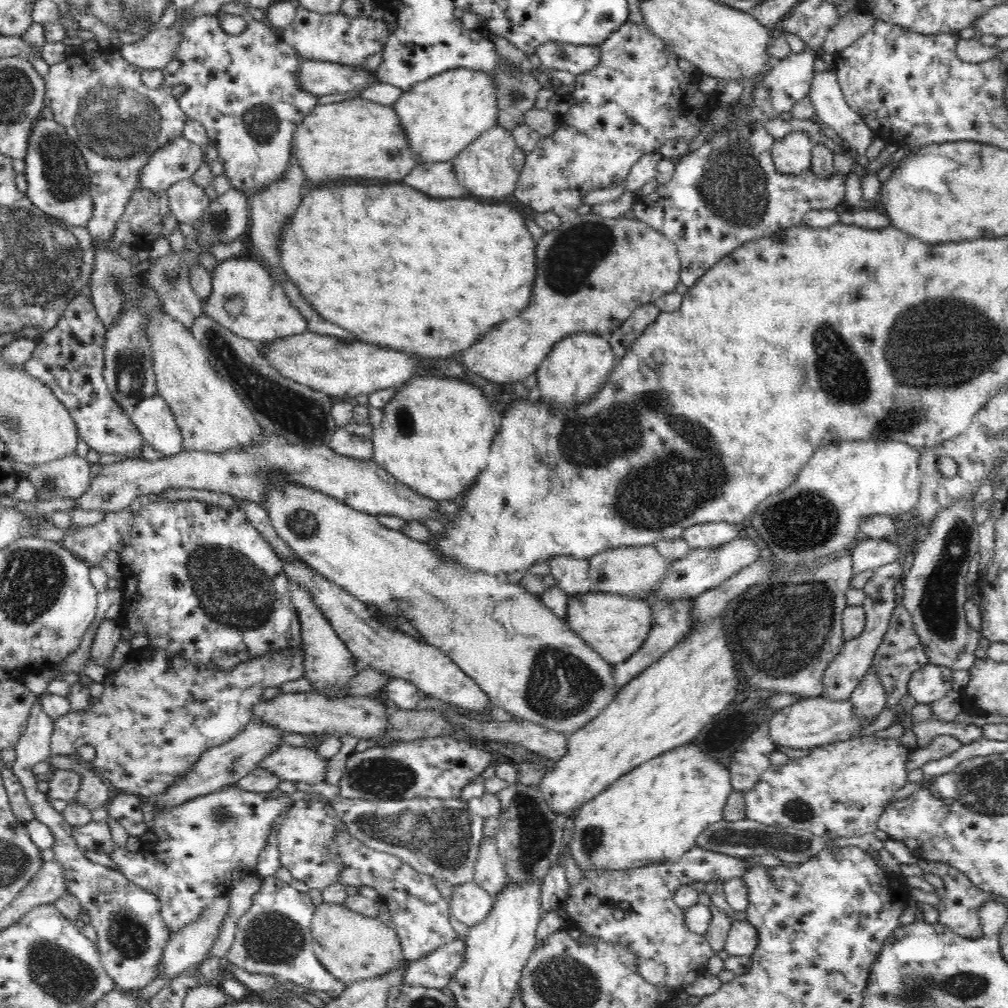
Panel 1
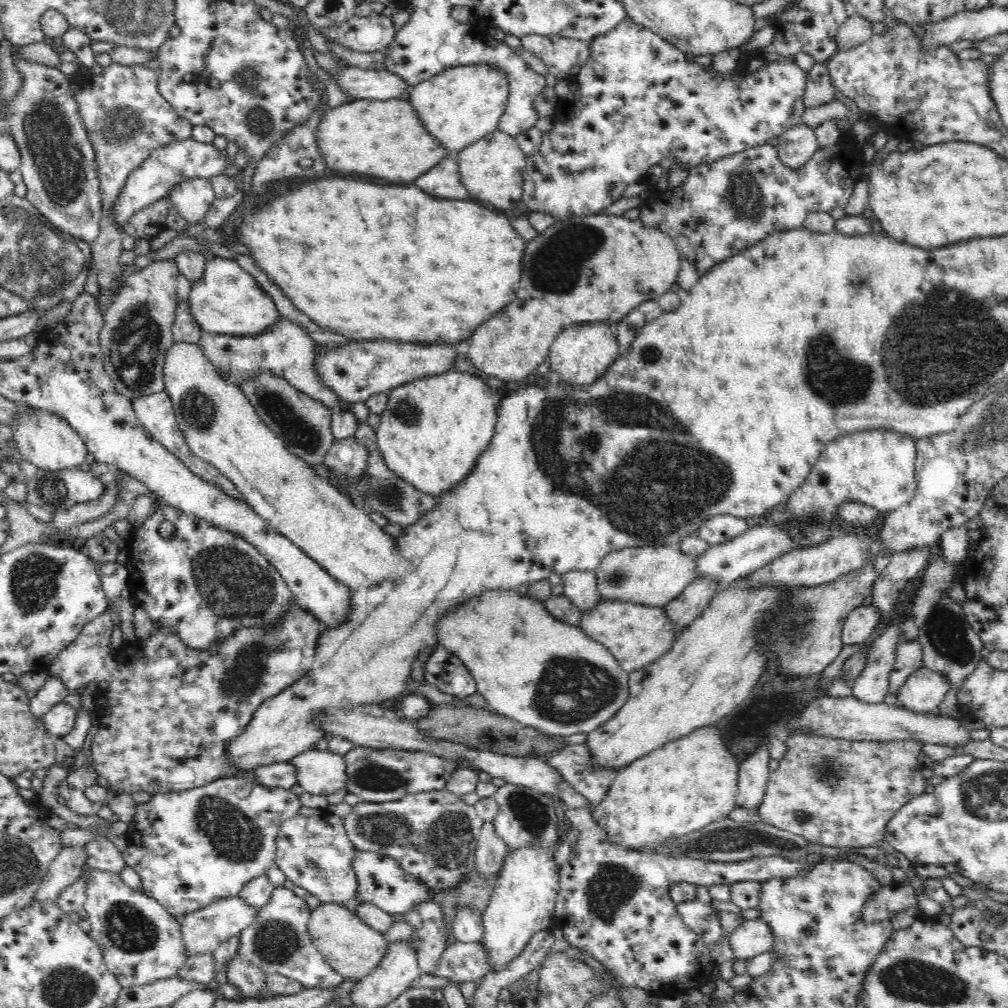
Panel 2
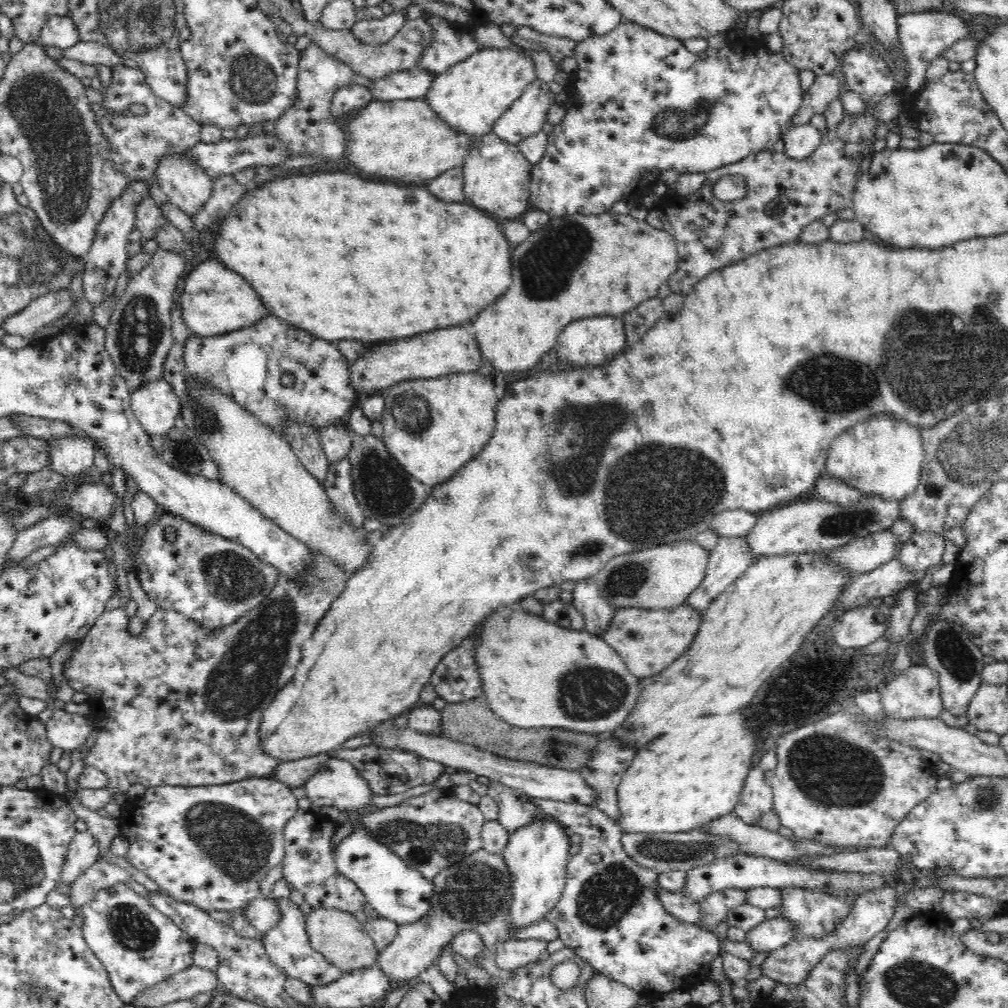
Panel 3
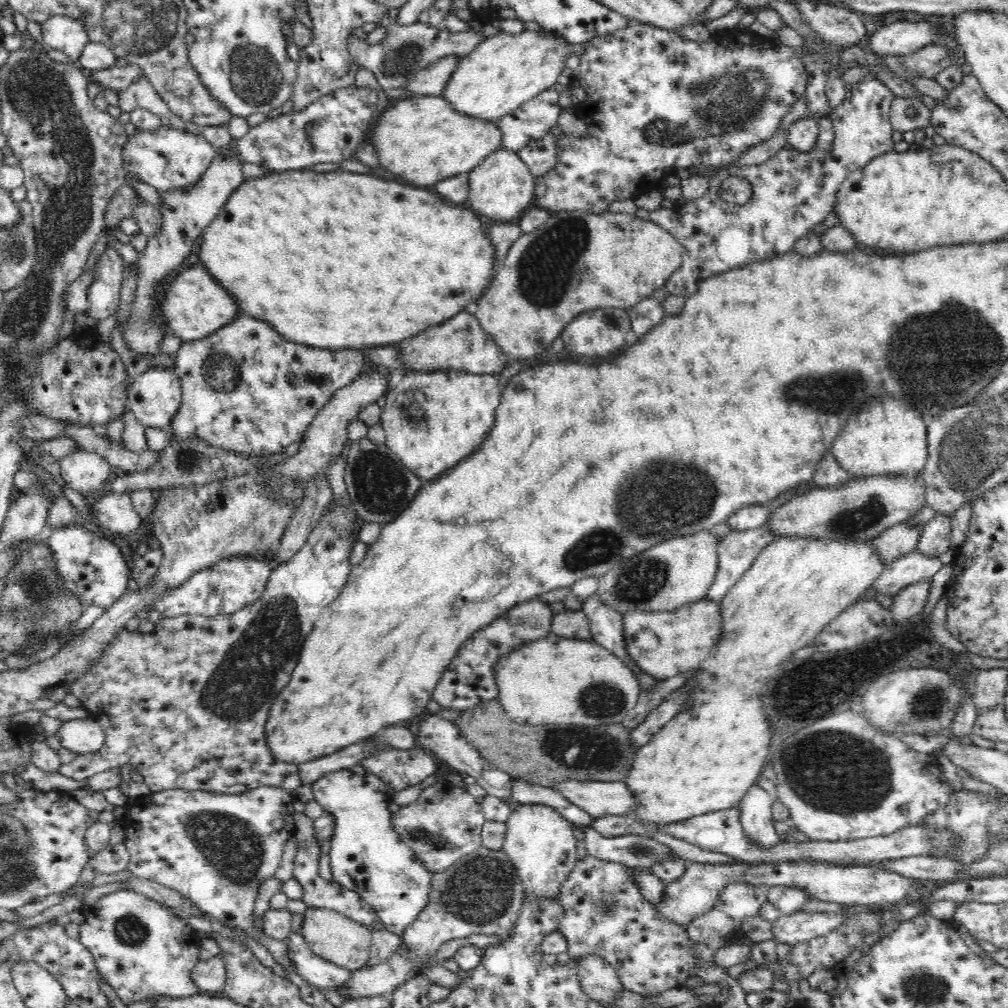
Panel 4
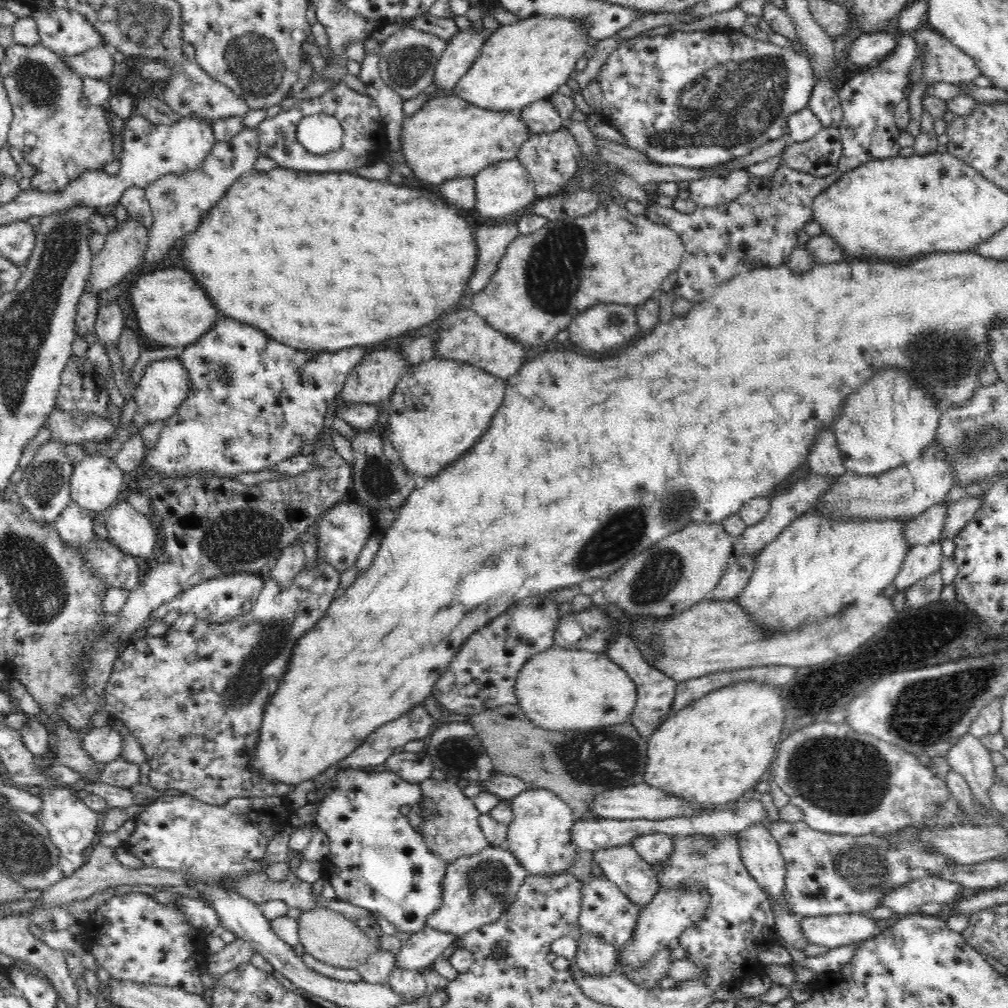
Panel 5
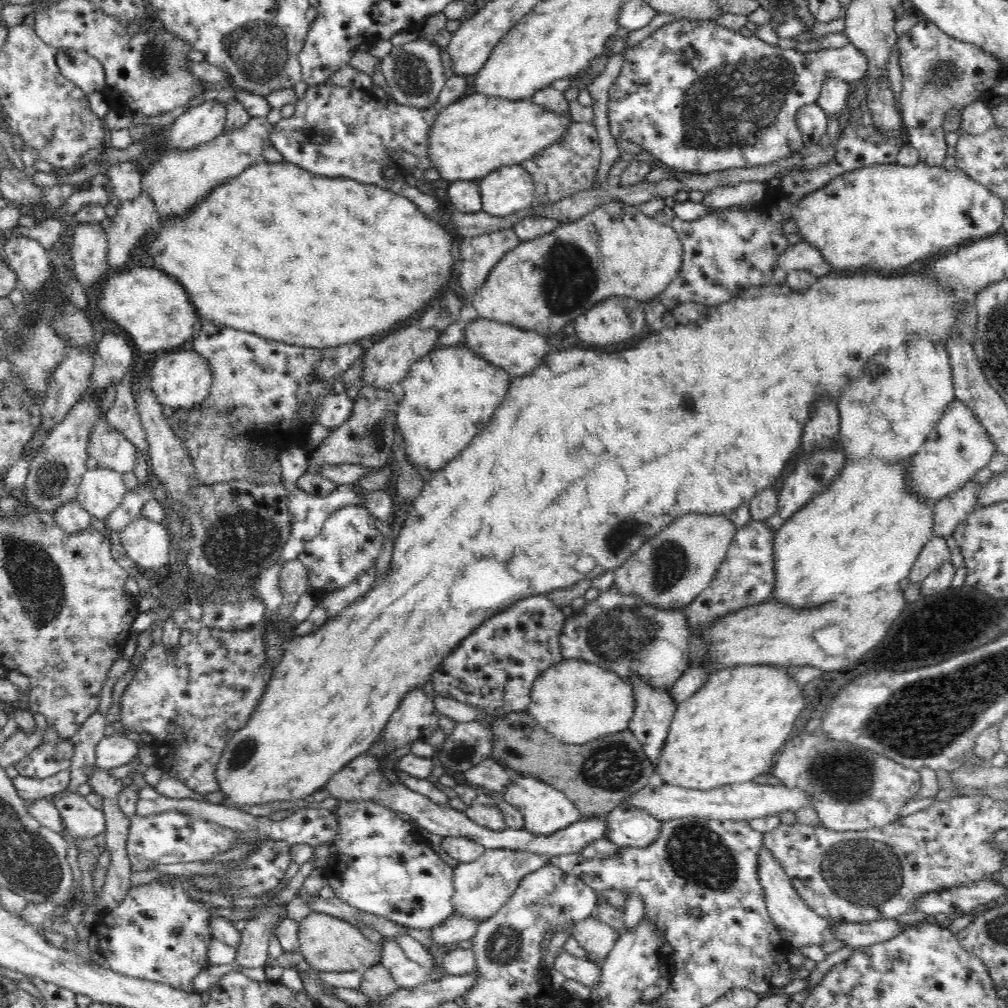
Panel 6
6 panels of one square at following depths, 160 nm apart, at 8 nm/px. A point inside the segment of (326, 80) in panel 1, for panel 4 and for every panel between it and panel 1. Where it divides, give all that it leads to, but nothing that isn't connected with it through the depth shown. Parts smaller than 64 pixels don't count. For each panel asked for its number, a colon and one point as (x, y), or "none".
2: (375, 84)
3: (415, 83)
4: (431, 81)

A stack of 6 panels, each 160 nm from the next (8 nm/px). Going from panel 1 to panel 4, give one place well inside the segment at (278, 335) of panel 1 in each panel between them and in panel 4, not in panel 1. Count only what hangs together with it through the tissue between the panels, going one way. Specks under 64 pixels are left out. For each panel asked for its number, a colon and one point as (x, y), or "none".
2: (226, 299)
3: (342, 258)
4: (338, 260)

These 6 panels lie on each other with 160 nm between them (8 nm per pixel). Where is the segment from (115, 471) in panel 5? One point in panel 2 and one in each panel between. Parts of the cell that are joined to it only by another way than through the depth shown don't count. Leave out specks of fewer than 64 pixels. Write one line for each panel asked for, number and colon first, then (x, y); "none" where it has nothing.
2: (48, 442)
3: (71, 457)
4: (85, 472)

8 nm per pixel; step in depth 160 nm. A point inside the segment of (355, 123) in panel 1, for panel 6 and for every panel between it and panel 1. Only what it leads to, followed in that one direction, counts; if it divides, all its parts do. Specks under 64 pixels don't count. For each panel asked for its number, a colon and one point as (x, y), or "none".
2: (387, 139)
3: (406, 140)
4: (424, 139)
5: (449, 138)
6: (474, 136)

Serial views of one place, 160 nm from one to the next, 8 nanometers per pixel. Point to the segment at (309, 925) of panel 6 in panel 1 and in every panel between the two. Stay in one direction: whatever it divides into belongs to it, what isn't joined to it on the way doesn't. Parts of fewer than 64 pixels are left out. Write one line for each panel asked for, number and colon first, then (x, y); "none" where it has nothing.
1: (352, 947)
2: (354, 950)
3: (340, 937)
4: (346, 943)
5: (328, 936)

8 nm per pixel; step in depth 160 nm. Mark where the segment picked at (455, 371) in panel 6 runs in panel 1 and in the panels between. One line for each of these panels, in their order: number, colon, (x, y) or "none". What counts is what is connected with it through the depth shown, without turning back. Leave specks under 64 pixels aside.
1: (421, 443)
2: (433, 429)
3: (432, 427)
4: (432, 420)
5: (439, 409)

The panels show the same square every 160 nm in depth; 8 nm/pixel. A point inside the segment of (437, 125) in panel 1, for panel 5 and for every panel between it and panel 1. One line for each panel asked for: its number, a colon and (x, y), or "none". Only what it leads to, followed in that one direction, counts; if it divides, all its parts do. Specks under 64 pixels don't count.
2: (459, 106)
3: (472, 95)
4: (504, 71)
5: (520, 63)

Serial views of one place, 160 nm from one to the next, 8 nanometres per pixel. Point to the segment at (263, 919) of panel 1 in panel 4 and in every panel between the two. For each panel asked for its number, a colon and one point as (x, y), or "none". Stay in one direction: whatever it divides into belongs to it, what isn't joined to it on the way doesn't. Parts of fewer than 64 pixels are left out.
2: (278, 942)
3: (287, 944)
4: (317, 971)

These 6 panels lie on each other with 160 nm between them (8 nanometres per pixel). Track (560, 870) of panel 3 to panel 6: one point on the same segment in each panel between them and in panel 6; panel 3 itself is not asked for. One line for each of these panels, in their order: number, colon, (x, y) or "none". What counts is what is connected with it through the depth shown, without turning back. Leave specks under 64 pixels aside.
4: (537, 835)
5: (540, 836)
6: (546, 809)

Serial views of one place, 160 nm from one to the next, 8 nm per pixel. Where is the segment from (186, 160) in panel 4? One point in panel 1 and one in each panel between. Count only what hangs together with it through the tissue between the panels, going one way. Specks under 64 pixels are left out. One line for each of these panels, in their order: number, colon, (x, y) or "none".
1: (188, 201)
2: (193, 197)
3: (186, 184)

